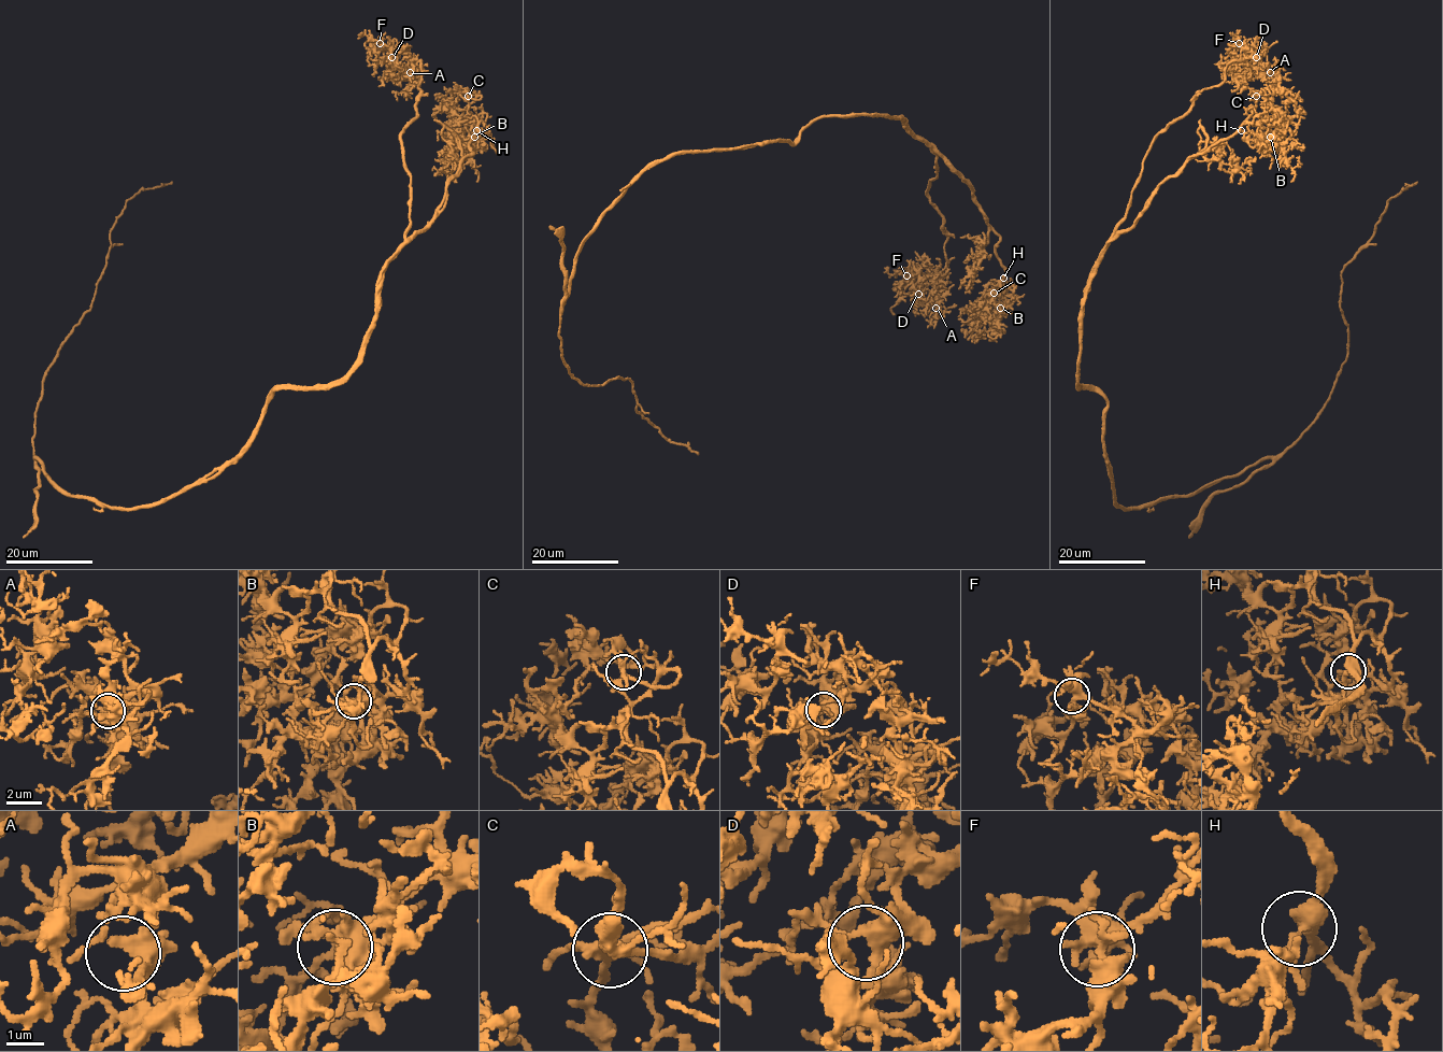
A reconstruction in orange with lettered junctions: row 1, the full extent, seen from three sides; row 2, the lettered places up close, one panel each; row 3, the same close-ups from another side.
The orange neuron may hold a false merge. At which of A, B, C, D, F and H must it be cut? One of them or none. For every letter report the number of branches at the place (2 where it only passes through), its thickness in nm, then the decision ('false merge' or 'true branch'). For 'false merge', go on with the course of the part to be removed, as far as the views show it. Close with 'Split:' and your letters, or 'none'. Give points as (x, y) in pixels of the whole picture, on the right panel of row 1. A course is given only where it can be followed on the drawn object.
A: 7 | 340 nm | true branch
B: 6 | 440 nm | true branch
C: 7 | 280 nm | true branch
D: 4 | 360 nm | true branch
F: 6 | 380 nm | true branch
H: 4 | 380 nm | true branch
Split: none

